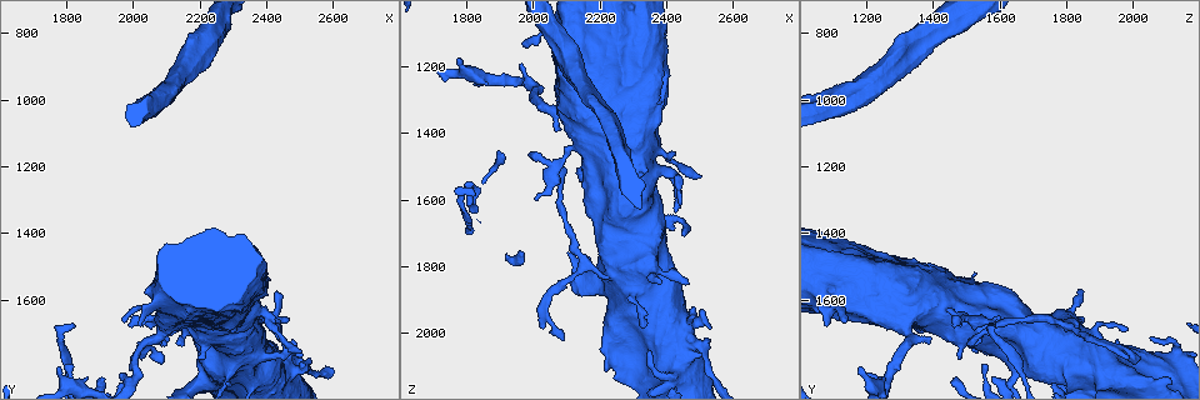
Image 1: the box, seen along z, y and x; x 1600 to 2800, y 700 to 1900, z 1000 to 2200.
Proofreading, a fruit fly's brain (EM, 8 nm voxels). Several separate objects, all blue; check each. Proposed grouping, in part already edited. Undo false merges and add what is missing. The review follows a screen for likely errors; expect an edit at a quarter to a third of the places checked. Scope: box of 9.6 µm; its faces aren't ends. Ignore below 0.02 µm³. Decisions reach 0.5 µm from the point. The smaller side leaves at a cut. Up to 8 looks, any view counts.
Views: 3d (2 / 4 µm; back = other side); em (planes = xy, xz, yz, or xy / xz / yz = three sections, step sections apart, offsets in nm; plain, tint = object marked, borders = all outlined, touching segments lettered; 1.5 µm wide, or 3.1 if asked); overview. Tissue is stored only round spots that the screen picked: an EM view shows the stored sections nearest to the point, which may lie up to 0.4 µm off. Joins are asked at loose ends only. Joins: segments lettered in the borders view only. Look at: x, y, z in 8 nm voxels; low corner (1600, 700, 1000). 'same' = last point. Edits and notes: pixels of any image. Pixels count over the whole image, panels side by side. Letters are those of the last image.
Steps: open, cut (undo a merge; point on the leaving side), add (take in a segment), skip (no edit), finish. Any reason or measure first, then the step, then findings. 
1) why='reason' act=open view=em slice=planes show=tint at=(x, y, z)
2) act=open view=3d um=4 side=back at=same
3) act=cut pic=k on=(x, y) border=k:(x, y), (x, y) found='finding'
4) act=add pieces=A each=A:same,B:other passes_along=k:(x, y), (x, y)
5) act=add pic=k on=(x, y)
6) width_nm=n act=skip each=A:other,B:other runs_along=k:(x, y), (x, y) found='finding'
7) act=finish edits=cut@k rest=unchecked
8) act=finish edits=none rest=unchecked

why='stops while still wide' act=open view=3d um=4 at=(2180, 800, 1320)

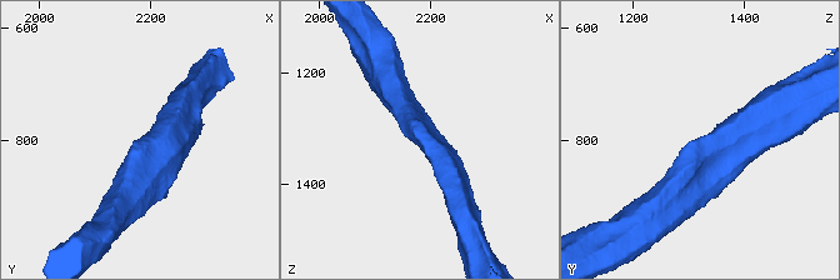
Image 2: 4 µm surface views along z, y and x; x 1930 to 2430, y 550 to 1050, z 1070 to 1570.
act=open view=em slice=xy step=8 show=borders at=(2175, 805, 1315)

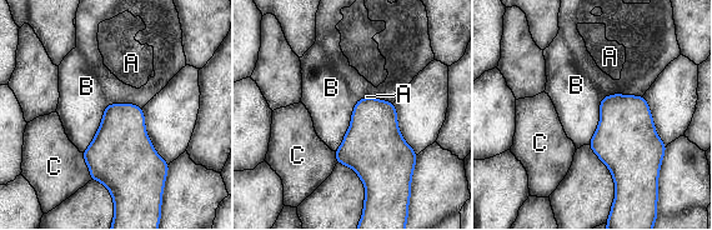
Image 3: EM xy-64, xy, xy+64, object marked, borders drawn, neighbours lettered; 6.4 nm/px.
act=skip each=A:other,B:other,C:other border=3:(642, 95), (606, 95), (587, 144) found='none of them fits'

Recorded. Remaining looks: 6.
why='stops while still wide' act=open view=3d um=4 at=(2080, 1740, 1390)

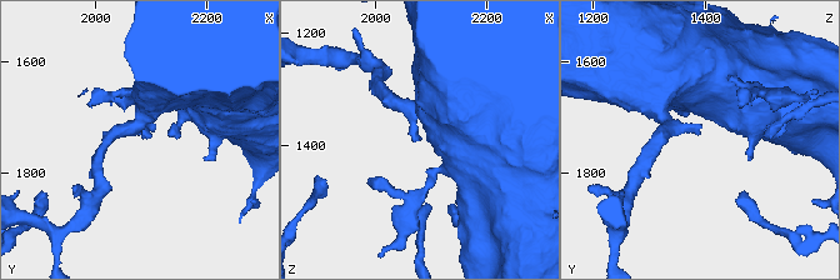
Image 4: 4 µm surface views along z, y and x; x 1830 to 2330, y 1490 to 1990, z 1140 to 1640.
arm_widths_nm=200,460 why='need the tissue' act=open view=em slice=planes show=borders at=(2085, 1730, 1390)

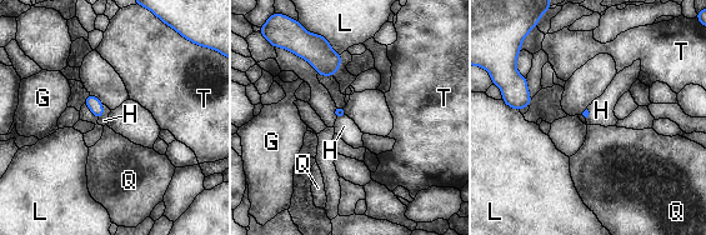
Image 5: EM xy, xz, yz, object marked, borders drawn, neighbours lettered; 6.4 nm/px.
longest_contact=L:180nm act=add pieces=H each=G:other,H:same,L:other,Q:other,T:other passes_along=5:(94, 104), (105, 113), (104, 120) found='the neuron continues'

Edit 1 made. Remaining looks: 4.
why='tapers out' act=open view=3d um=2 at=(2340, 1690, 1980)

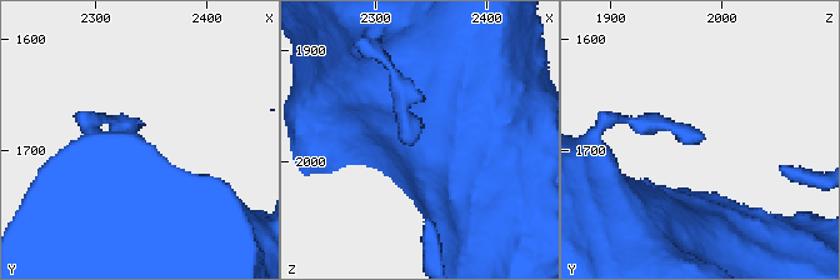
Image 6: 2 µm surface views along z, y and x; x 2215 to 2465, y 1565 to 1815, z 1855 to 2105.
why='shape alone is not enough' act=open view=em slice=planes show=borders at=(2334, 1692, 1982)

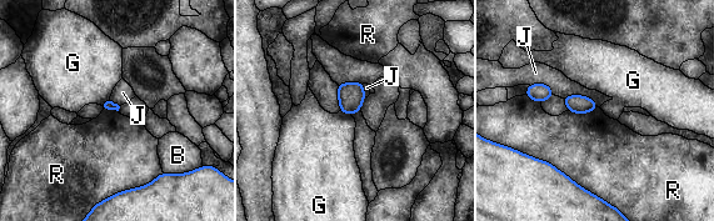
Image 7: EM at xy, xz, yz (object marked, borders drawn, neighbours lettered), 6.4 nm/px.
act=skip each=B:other,G:other,J:other,R:other border=7:(518, 150), (550, 162), (600, 197) found='none of them fits'

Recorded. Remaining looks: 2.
act=finish edits=add@5 rest=unchecked

